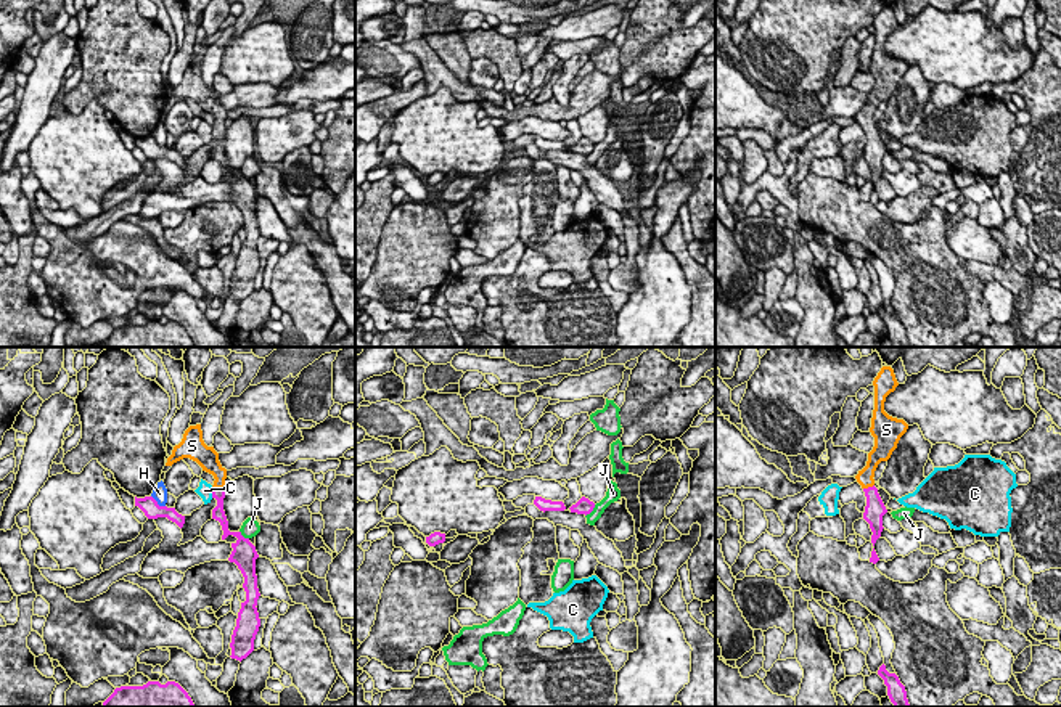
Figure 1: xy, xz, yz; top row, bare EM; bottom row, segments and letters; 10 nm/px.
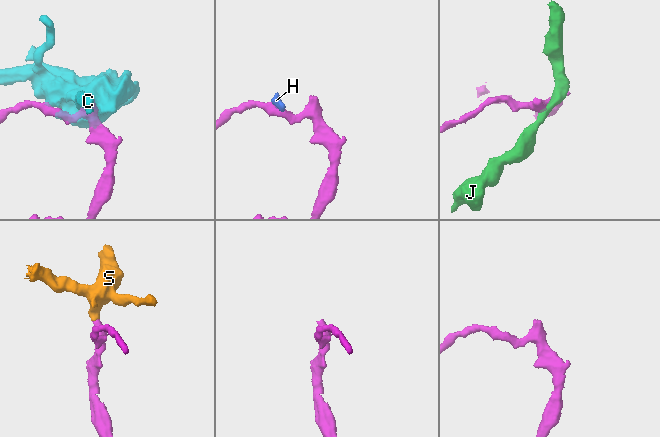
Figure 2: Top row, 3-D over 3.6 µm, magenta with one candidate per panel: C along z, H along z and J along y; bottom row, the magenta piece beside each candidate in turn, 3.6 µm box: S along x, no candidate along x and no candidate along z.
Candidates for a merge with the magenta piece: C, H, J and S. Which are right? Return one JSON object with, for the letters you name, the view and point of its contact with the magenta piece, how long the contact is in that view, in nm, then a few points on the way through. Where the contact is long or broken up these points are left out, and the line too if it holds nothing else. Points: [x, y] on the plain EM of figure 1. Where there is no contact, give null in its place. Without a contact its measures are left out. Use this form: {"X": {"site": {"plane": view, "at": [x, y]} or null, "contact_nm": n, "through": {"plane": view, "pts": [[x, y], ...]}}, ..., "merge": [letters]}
{"S": {"site": {"plane": "xy", "at": [219, 129]}, "contact_nm": 130, "through": {"plane": "xy", "pts": [[219, 134], [219, 129], [219, 113], [213, 105]]}}, "merge": ["S"]}

